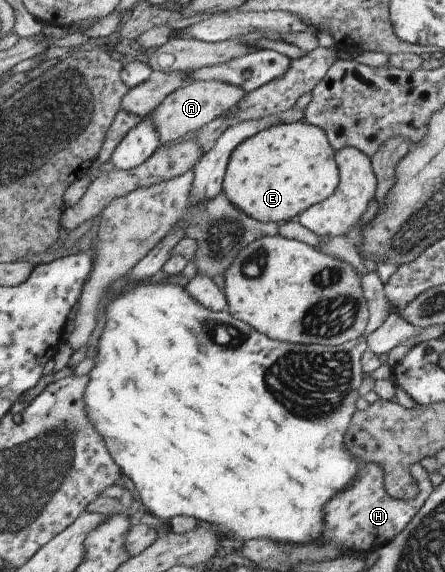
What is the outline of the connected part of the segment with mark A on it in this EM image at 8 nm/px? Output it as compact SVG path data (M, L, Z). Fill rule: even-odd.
M197 81L187 87L182 87L155 109L151 114L151 121L157 127L161 143L173 143L185 137L191 131L199 131L215 119L221 117L228 109L234 107L247 95L243 87L223 83L223 81Z

